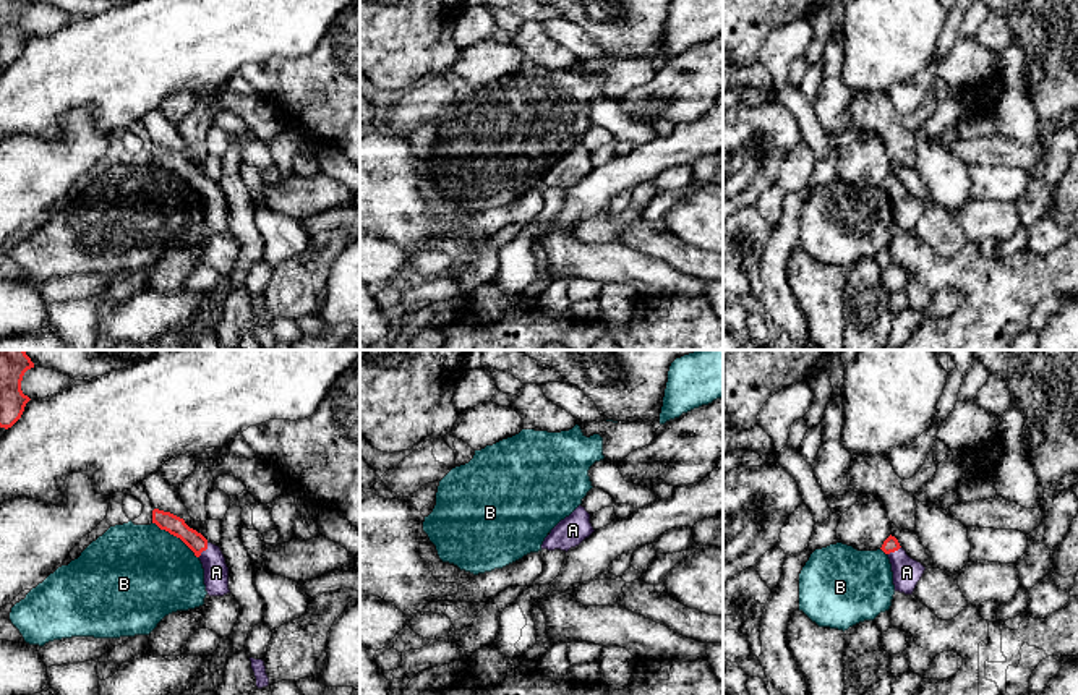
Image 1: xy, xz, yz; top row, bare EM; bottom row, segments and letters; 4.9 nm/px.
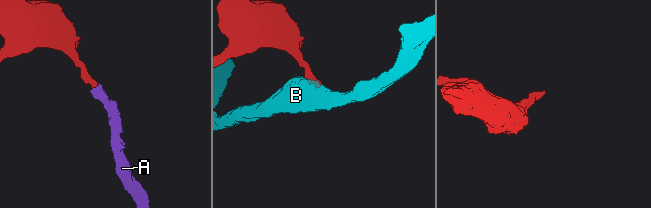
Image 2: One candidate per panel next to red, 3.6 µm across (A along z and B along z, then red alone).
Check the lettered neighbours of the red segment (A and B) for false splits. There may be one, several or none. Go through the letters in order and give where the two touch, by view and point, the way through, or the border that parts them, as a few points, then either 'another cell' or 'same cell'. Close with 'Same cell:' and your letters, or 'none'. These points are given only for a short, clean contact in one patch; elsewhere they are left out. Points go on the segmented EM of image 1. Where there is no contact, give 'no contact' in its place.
A: meets red in xy at (205, 550); same cell
B: meets red in xy at (175, 535); border along xy (153, 522), (175, 535), (198, 558); another cell
Same cell: A

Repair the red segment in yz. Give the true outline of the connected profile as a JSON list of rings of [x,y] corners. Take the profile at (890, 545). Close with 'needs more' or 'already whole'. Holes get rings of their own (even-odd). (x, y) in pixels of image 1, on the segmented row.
[[[888,536],[880,548],[890,559],[895,591],[913,595],[926,567],[911,559],[895,536]]] | needs more

